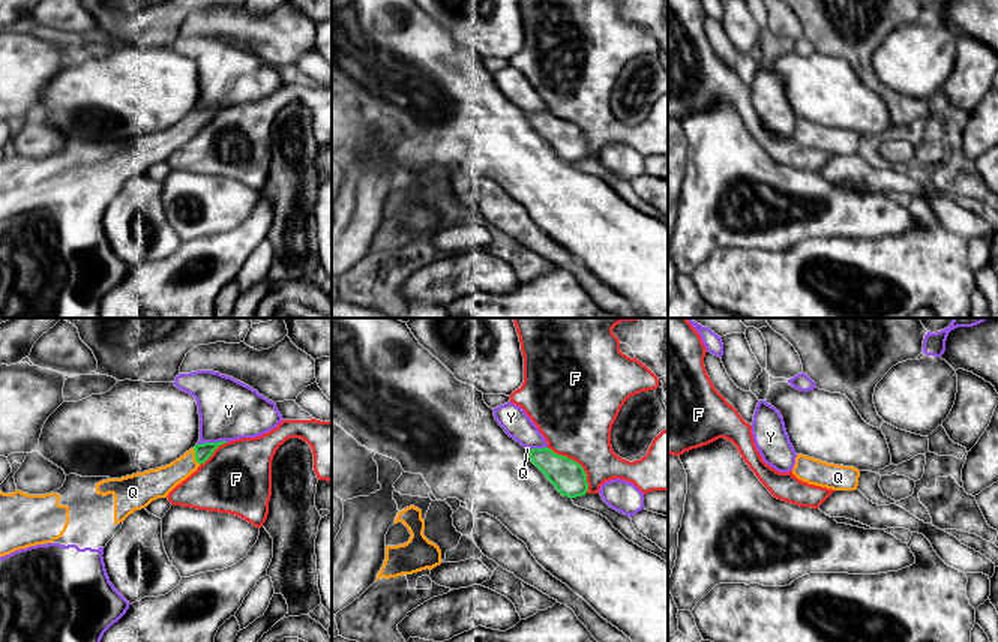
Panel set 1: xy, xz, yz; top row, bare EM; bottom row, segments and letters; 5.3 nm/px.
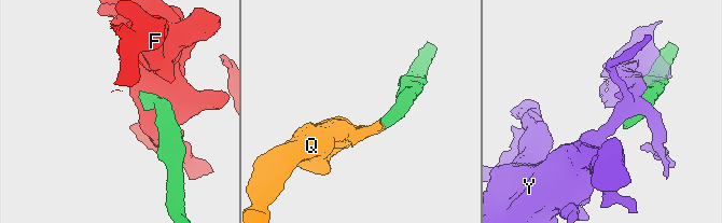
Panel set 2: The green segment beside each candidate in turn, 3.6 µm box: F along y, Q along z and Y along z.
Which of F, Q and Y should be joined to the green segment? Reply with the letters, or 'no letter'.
Q

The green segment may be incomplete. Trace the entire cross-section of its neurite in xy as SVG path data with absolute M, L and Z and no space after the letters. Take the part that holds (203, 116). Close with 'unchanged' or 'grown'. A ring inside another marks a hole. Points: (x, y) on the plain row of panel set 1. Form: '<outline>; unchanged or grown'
M225 106L197 108L170 129L122 142L102 144L96 147L96 158L114 159L114 188L120 188L135 174L146 172L152 165L168 160L177 148L195 136Z; grown

